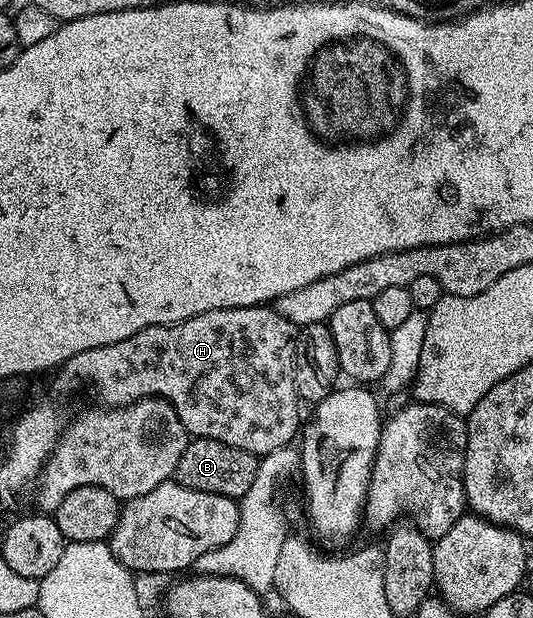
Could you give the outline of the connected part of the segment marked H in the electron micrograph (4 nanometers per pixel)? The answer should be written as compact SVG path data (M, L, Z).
M256 306L254 308L222 308L221 310L209 310L205 314L197 314L188 320L182 320L180 324L158 324L149 326L133 338L125 338L121 342L113 342L109 346L97 346L93 350L85 350L73 358L69 358L66 364L62 365L61 373L71 384L88 384L97 395L100 396L102 403L107 406L122 406L132 404L135 400L143 400L146 396L160 396L162 400L167 400L173 406L177 418L181 418L181 426L192 437L204 436L217 442L225 442L229 446L237 446L241 450L249 450L256 456L262 458L278 448L288 447L291 440L296 439L297 433L301 428L299 420L299 407L301 401L297 394L295 385L295 334L297 326L289 322L273 306Z

